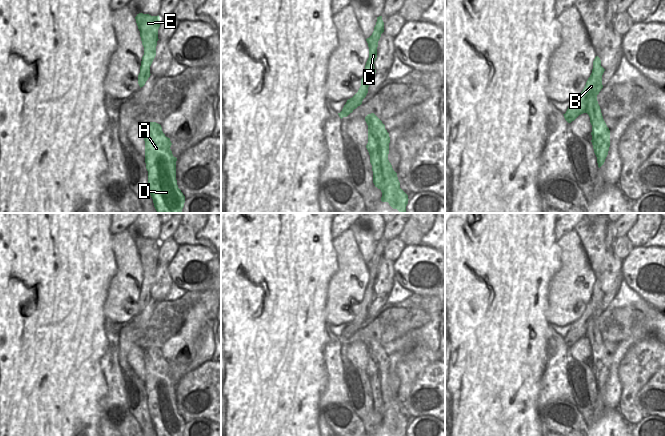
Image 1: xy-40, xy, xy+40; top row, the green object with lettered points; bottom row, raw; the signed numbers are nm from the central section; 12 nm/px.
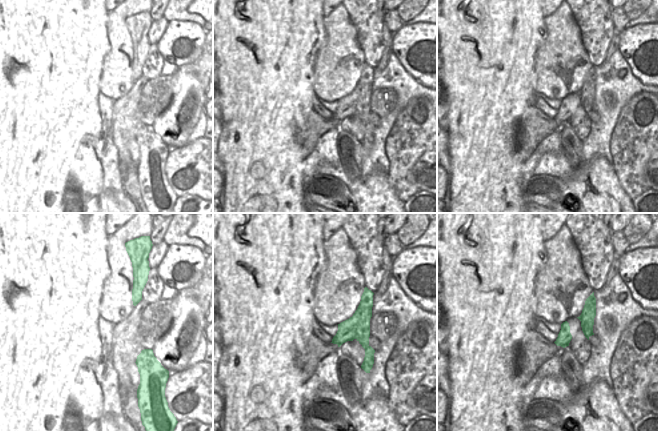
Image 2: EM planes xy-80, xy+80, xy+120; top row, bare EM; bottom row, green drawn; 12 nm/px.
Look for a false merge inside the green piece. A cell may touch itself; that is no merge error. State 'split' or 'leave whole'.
split

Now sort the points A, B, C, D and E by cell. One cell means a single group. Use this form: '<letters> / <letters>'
A D / B C E

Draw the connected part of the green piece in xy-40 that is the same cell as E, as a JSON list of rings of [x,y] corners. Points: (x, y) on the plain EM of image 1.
[[[139,237],[135,241],[142,269],[144,271],[144,279],[142,281],[140,297],[138,299],[138,308],[143,311],[150,301],[150,290],[156,280],[156,270],[158,263],[158,253],[160,251],[160,241],[151,240],[149,238]]]

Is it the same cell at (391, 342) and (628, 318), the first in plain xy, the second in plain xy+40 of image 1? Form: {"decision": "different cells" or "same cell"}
{"decision": "same cell"}

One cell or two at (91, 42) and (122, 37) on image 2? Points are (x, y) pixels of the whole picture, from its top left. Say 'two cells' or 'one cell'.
two cells

